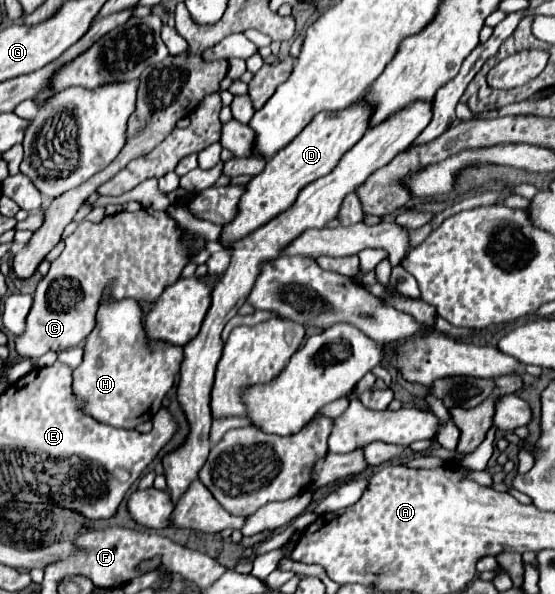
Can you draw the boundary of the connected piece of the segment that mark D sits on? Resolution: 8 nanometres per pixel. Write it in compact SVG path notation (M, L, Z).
M358 101L344 113L320 113L320 117L316 117L316 121L308 125L308 129L302 129L300 137L296 137L296 141L292 141L288 149L280 151L276 157L272 157L272 161L266 161L264 171L252 177L252 181L246 185L246 193L238 203L236 217L222 227L220 245L230 251L232 243L244 239L270 219L286 211L296 201L300 189L330 173L338 165L340 157L366 133L366 129L368 109L364 109L364 101Z

